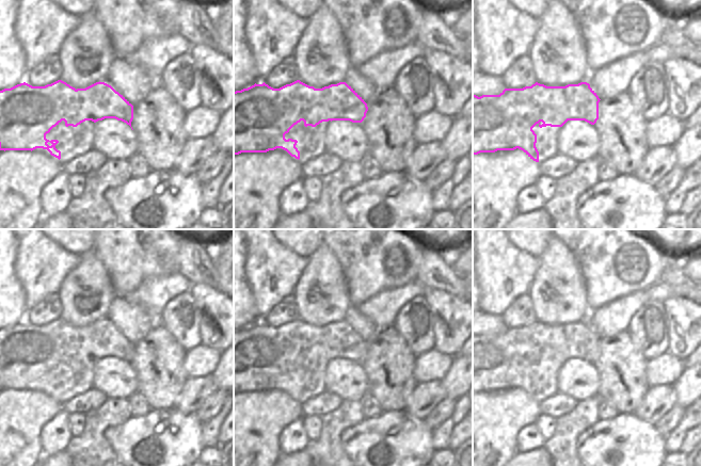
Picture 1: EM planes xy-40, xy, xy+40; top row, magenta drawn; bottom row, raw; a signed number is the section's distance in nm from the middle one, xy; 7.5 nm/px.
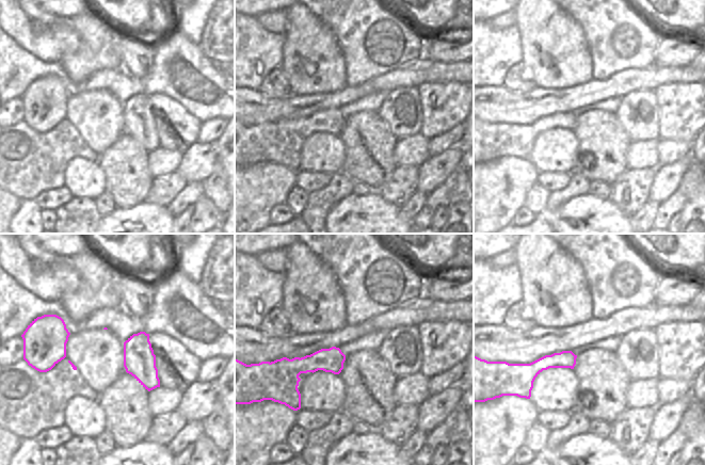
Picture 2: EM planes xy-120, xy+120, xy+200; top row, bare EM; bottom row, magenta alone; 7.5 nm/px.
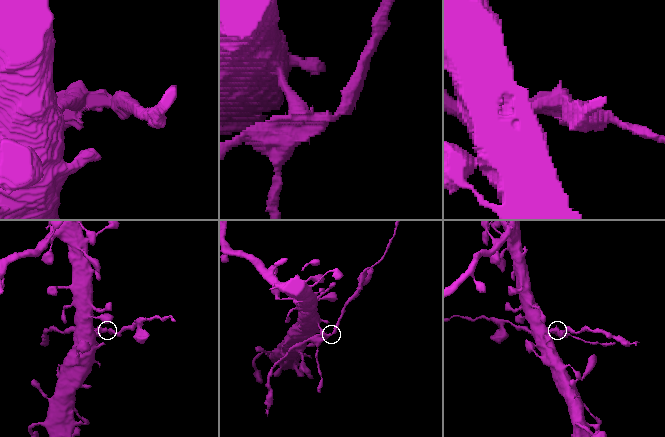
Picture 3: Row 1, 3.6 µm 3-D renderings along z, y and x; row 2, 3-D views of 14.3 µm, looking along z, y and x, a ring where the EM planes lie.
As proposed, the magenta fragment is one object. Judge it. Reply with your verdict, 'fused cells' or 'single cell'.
fused cells

